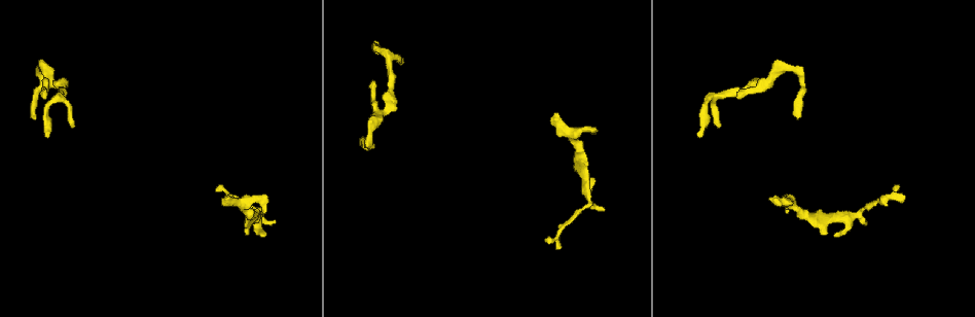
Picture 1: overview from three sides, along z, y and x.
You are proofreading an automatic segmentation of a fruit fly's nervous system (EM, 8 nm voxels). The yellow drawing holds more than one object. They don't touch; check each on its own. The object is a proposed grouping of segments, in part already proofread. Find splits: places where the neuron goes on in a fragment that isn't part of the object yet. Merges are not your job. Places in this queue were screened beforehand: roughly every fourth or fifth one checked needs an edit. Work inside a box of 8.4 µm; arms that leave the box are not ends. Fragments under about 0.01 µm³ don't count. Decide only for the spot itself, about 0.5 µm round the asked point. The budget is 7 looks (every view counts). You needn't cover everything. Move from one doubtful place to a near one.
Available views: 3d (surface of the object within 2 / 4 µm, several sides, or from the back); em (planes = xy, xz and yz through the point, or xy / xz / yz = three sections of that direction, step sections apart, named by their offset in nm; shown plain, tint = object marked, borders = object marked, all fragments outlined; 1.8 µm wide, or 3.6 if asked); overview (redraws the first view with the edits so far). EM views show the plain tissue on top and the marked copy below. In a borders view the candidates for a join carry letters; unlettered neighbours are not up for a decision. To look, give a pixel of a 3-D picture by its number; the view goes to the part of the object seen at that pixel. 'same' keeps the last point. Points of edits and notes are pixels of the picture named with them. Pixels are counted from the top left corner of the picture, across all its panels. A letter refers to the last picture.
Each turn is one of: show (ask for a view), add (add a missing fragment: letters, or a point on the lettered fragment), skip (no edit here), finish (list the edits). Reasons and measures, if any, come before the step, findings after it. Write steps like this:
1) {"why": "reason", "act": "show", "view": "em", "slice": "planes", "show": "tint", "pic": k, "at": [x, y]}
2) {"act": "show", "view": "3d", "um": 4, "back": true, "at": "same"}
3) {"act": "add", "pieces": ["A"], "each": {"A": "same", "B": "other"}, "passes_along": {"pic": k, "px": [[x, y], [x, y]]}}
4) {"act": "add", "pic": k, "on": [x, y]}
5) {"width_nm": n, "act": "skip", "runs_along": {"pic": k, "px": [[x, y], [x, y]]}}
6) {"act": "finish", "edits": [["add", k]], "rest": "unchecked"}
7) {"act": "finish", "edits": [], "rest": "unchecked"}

{"why": "branch stops here", "act": "show", "view": "3d", "um": 2, "pic": 1, "at": [247, 232]}

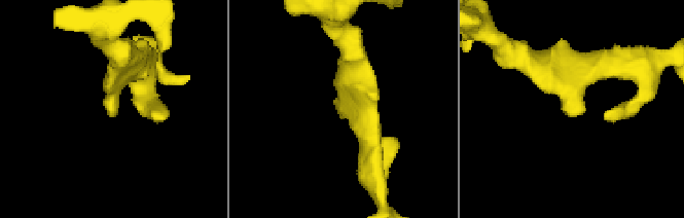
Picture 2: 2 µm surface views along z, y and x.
{"why": "shape alone is not enough", "act": "show", "view": "em", "slice": "planes", "show": "borders", "pic": 2, "at": [110, 112]}

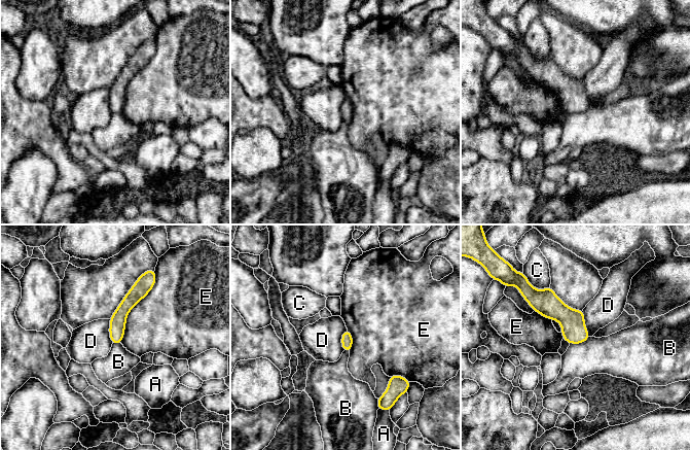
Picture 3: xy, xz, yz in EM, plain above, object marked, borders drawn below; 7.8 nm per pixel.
{"act": "skip", "each": {"A": "other", "B": "other", "C": "other", "D": "other", "E": "other"}, "runs_along": {"pic": 3, "px": [[147, 287], [121, 311], [114, 341]]}, "found": "no lettered fragment goes on from it"}

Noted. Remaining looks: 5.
{"act": "show", "view": "em", "um": 3.6, "slice": "xy", "step": 16, "show": "borders", "pic": 1, "at": [555, 115]}

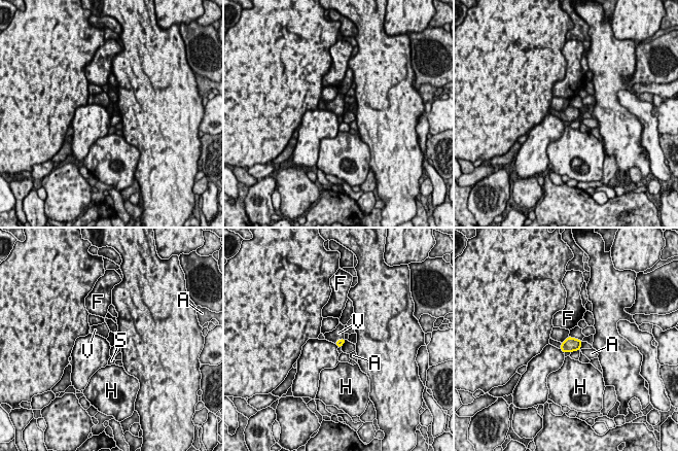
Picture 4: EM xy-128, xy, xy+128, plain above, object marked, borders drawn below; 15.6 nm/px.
{"act": "add", "pieces": ["V"], "each": {"A": "other", "F": "other", "H": "other", "S": "other", "V": "same"}, "passes_along": {"pic": 4, "px": [[340, 343], [338, 340], [337, 334]]}, "found": "it goes on there"}

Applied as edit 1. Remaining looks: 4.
{"act": "show", "view": "overview"}

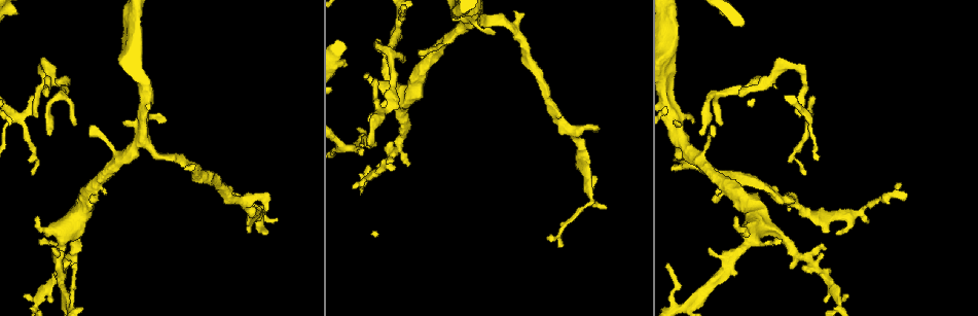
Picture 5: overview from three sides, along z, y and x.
{"why": "an open end", "act": "show", "view": "em", "slice": "yz", "step": 16, "show": "tint", "pic": 5, "at": [16, 12]}

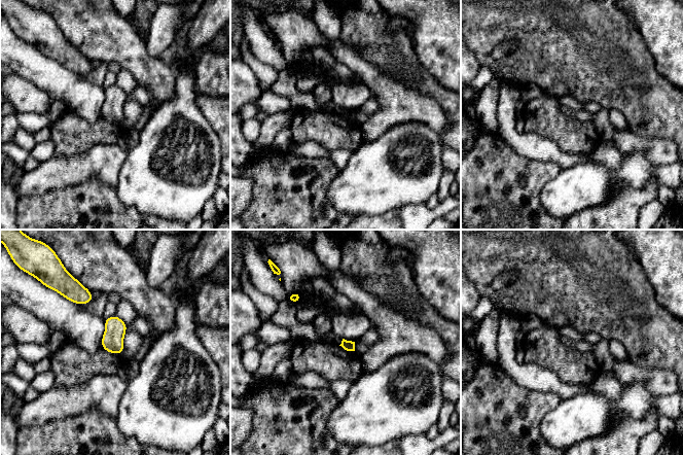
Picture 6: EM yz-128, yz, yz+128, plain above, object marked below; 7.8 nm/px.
{"act": "show", "view": "em", "slice": "planes", "show": "borders", "at": "same"}

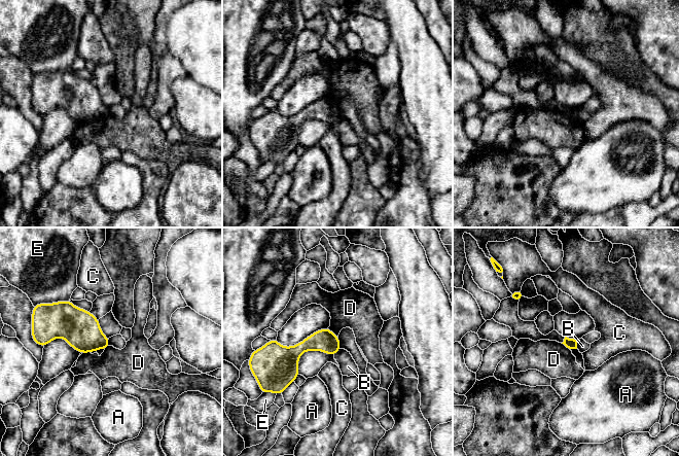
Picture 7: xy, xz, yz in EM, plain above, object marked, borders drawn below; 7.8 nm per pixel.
{"longest_contact_nm": ["E", 180], "act": "skip", "each": {"A": "other", "B": "other", "C": "other", "D": "other", "E": "other"}, "found": "none of them fits"}

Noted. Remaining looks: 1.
{"act": "finish", "edits": [["add", 4]], "rest": "unchecked"}

